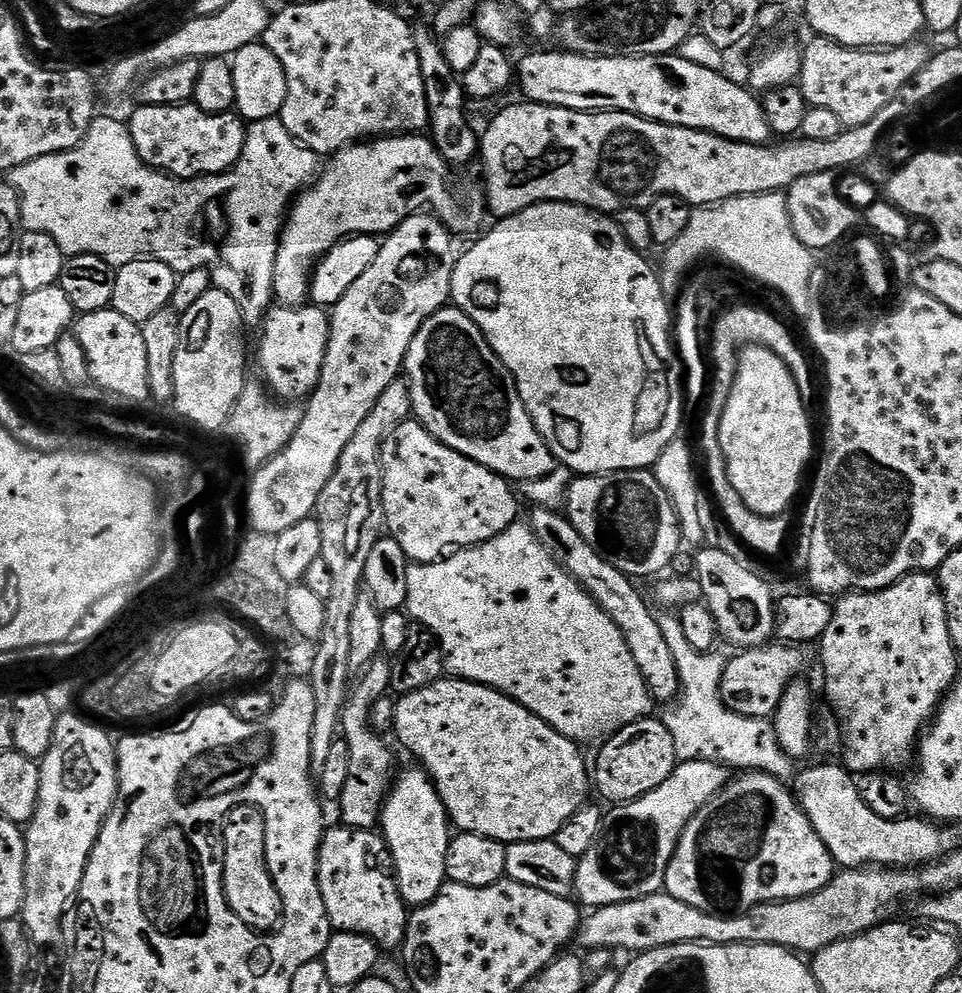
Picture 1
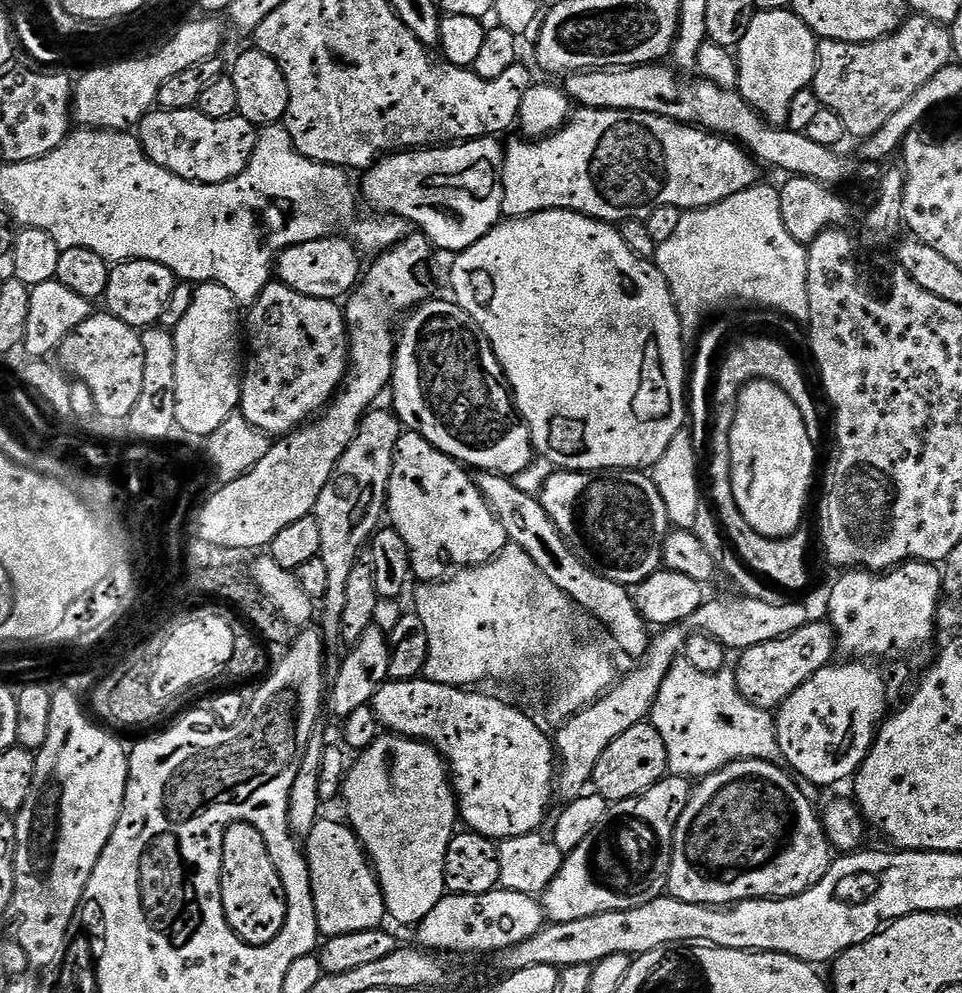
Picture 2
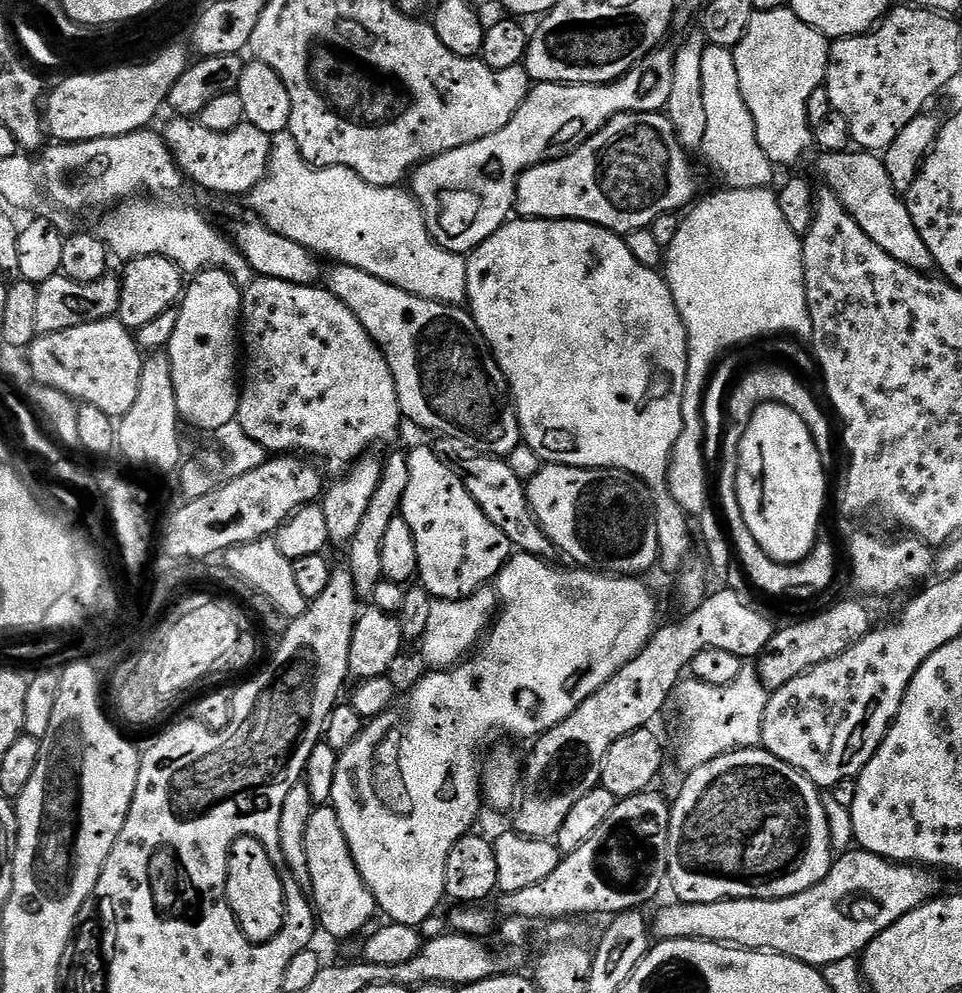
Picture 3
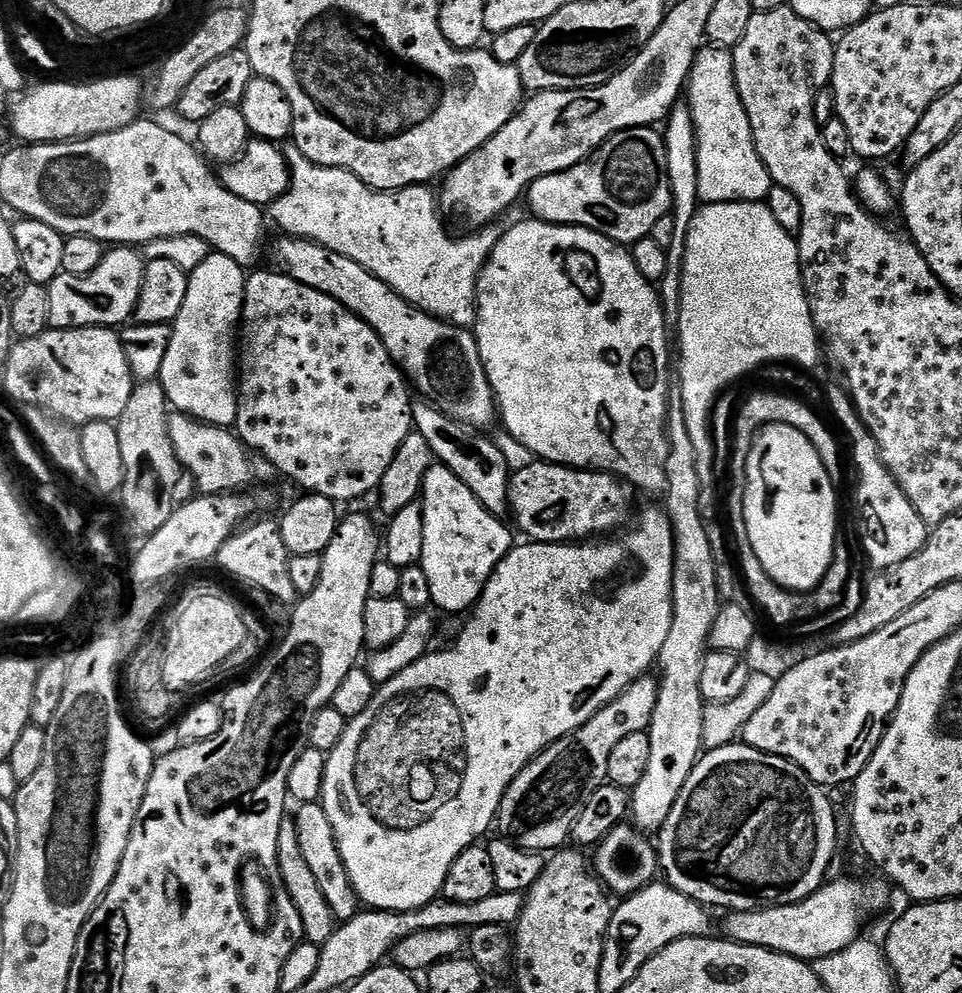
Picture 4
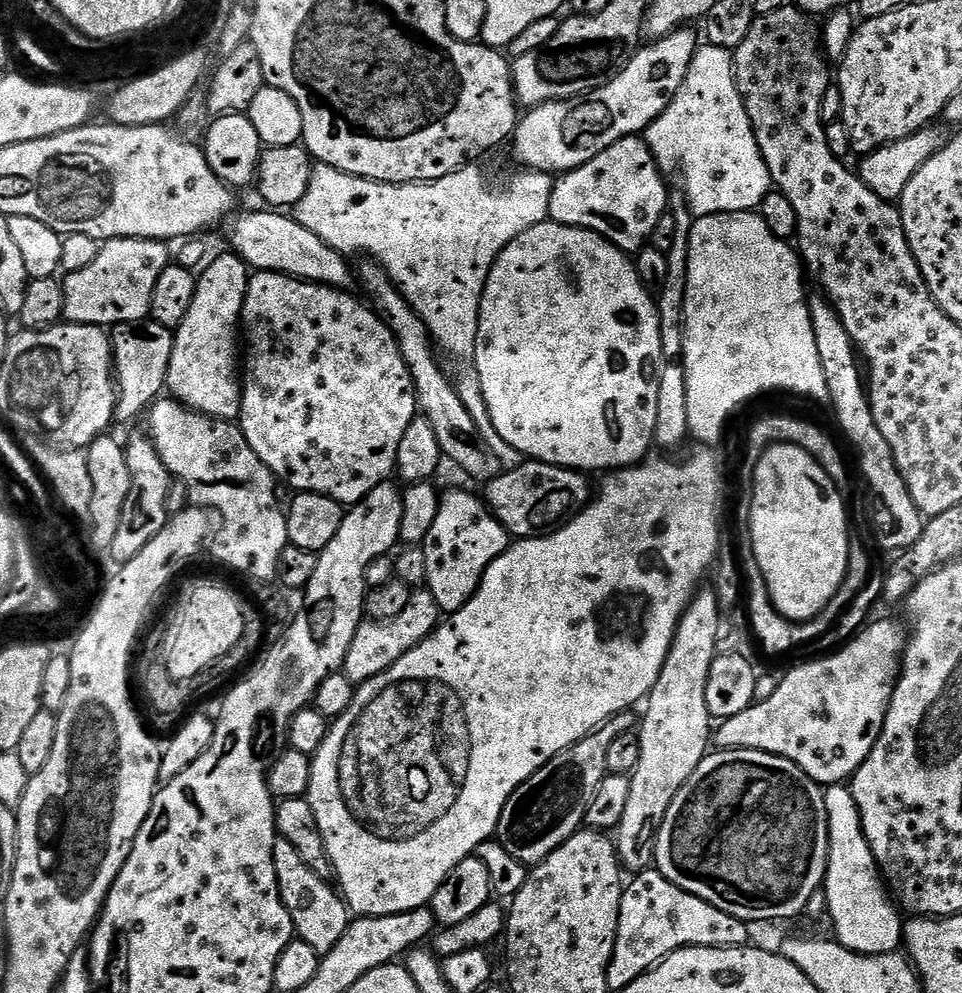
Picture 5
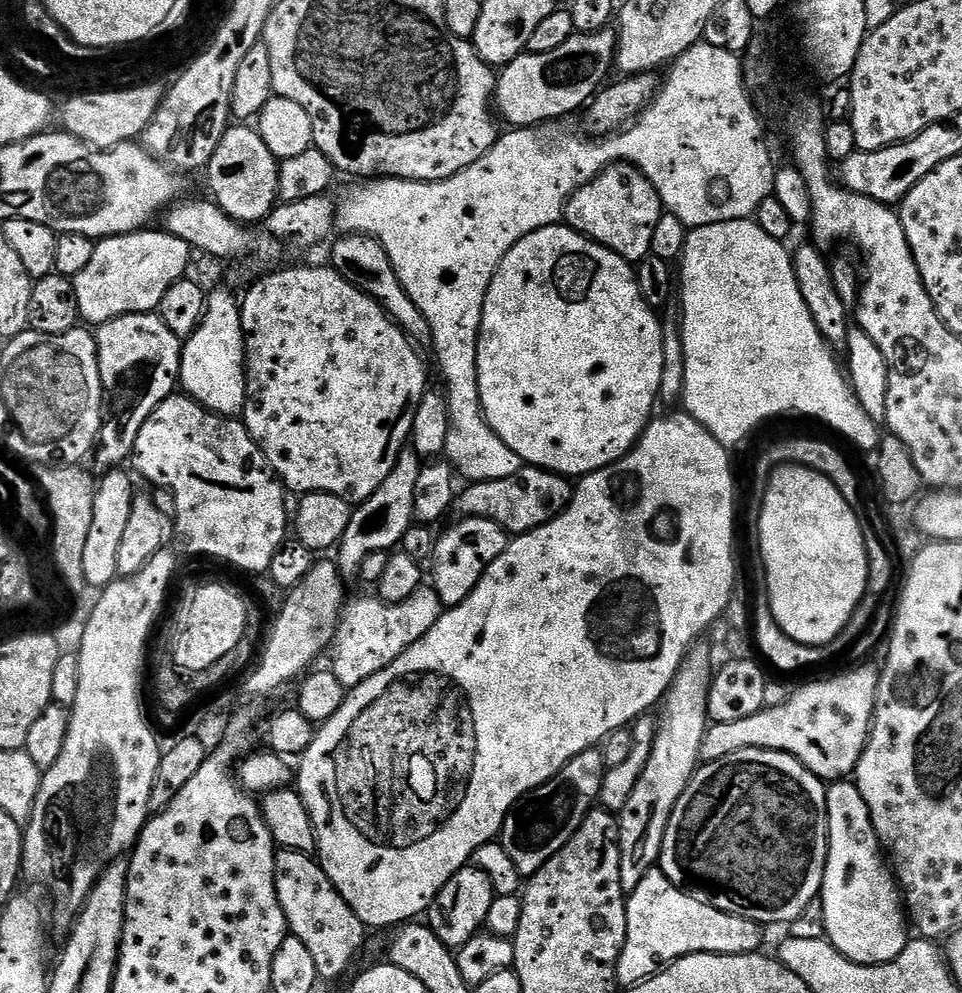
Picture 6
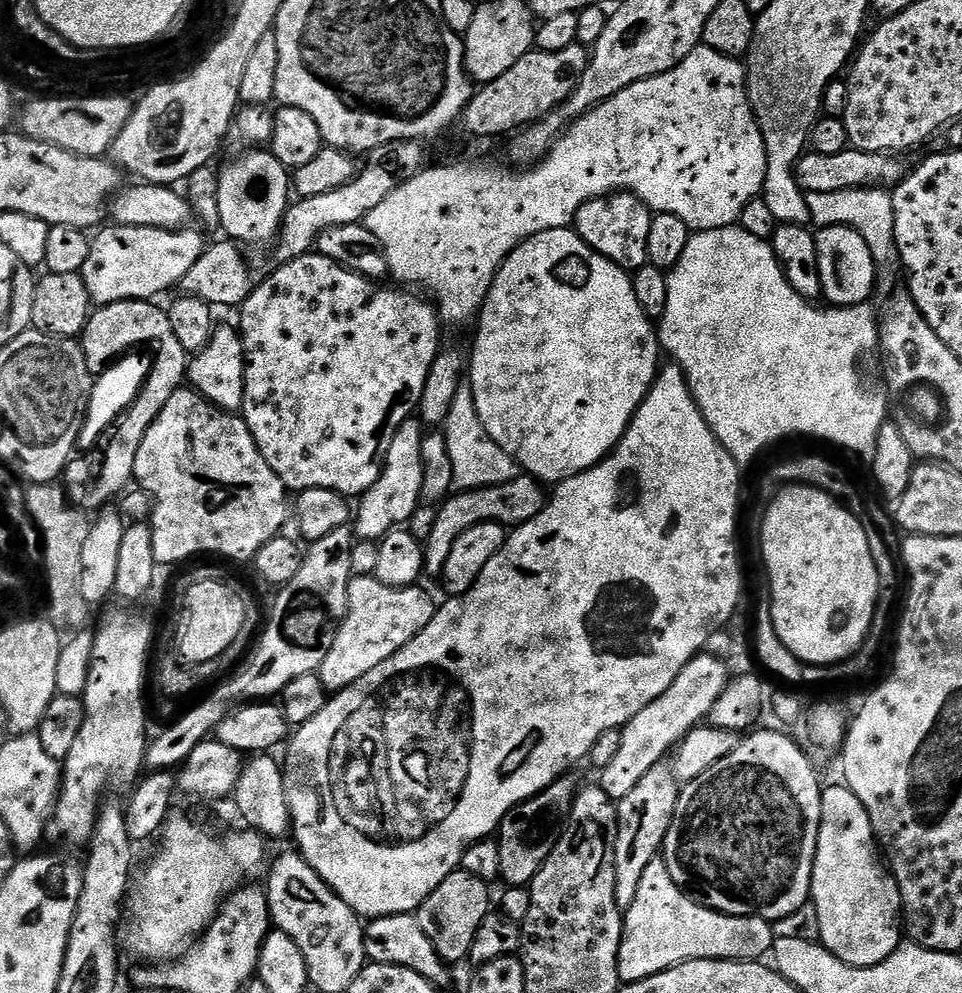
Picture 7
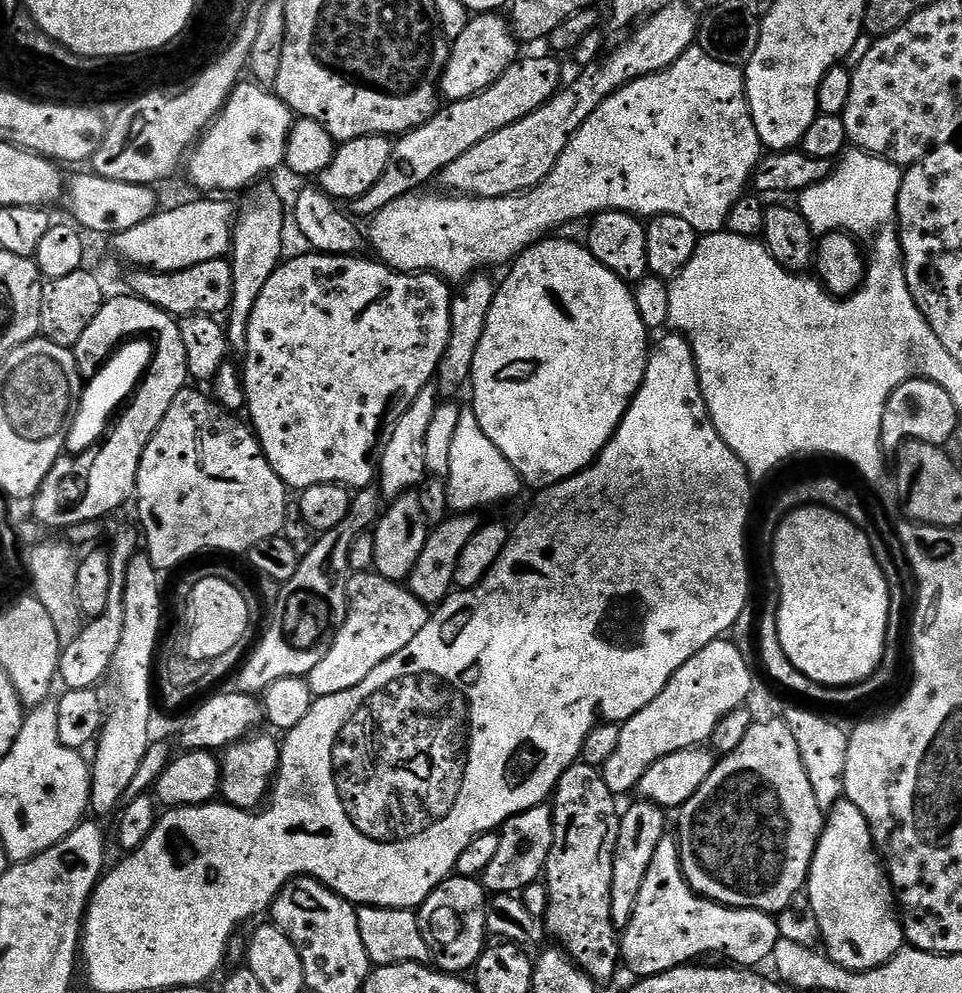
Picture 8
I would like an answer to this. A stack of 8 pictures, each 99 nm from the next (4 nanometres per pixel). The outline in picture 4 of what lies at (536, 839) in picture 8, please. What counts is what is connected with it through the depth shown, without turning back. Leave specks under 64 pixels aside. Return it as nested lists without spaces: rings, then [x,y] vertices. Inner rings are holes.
[[[642,675],[618,699],[602,706],[602,710],[578,731],[558,738],[546,751],[539,752],[516,775],[502,798],[498,813],[499,835],[527,852],[552,854],[563,849],[591,795],[606,784],[614,746],[630,734],[648,731],[657,702],[657,677]]]

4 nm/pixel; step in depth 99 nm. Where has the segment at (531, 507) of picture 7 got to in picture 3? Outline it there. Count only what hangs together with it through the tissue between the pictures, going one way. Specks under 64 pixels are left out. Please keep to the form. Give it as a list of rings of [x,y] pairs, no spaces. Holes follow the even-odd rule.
[[[545,463],[526,481],[528,505],[534,518],[542,526],[546,538],[550,538],[557,553],[569,556],[573,565],[610,576],[635,576],[657,567],[658,522],[656,504],[652,501],[652,490],[628,472],[616,468],[571,468],[565,464]]]

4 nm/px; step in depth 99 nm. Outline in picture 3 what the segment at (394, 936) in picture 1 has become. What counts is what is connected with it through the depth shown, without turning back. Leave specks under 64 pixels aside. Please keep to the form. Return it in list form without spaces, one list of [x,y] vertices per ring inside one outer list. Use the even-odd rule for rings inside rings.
[[[316,806],[313,807],[312,813],[310,814],[310,822],[306,822],[306,863],[310,866],[310,882],[312,887],[310,889],[310,899],[316,909],[316,918],[319,927],[328,936],[337,936],[338,939],[344,940],[347,936],[356,936],[368,923],[372,920],[372,915],[377,915],[378,909],[376,907],[376,899],[374,894],[370,890],[370,886],[366,886],[366,882],[362,878],[362,874],[358,870],[358,866],[354,862],[354,858],[350,854],[350,846],[346,842],[346,834],[342,834],[342,826],[338,822],[338,814],[331,806]]]

